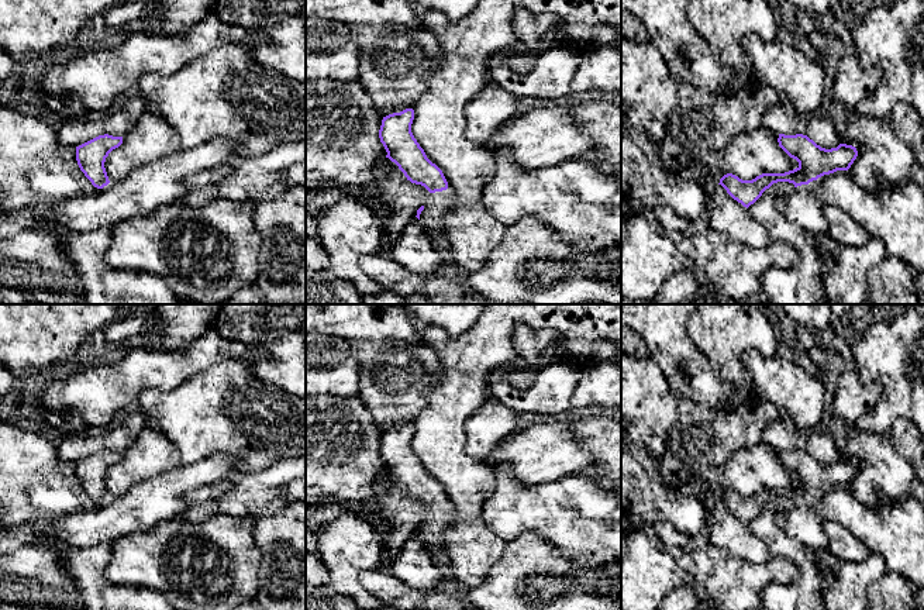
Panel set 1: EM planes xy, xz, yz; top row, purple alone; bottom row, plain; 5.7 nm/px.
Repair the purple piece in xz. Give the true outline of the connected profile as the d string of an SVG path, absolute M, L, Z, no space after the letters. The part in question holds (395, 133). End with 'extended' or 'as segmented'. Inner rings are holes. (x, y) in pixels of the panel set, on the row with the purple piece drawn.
M413 108L383 117L379 138L387 152L386 158L399 166L407 180L424 186L431 193L416 217L431 238L442 245L445 217L455 204L455 196L448 189L442 170L427 158L414 138L413 120Z | extended

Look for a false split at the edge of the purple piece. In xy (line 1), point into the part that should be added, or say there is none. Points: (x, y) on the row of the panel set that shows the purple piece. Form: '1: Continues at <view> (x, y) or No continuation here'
1: No continuation here

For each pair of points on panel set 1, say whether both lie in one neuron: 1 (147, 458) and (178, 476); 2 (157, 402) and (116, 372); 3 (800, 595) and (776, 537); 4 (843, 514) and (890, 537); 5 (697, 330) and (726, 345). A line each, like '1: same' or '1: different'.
1: different
2: different
3: same
4: same
5: same

